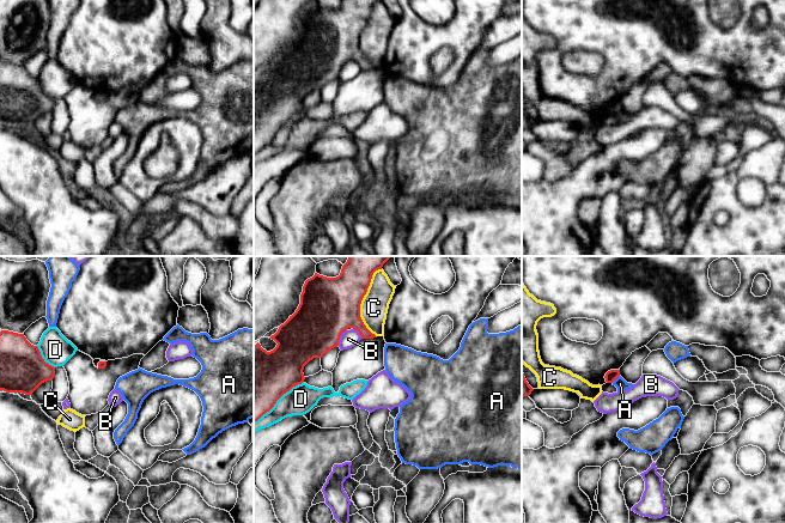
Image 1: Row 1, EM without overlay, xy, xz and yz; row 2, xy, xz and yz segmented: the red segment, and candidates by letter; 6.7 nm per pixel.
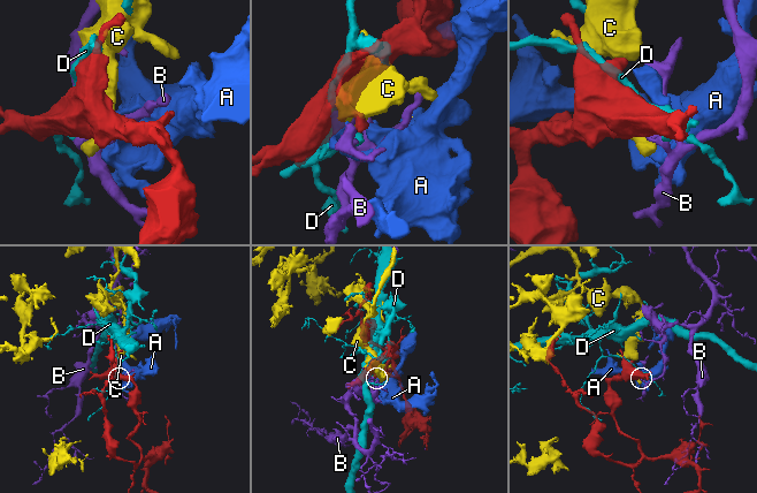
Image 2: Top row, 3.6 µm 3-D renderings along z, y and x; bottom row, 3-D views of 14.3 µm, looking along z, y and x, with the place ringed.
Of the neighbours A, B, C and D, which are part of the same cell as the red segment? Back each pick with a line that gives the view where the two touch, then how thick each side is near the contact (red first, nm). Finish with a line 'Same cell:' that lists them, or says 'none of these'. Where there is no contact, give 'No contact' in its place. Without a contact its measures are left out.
Same cell: none of these

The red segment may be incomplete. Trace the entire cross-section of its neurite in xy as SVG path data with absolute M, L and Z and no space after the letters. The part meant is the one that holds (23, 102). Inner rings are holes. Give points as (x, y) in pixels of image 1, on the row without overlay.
M0 63L0 122L31 127L54 108L55 99L44 93L24 66Z

